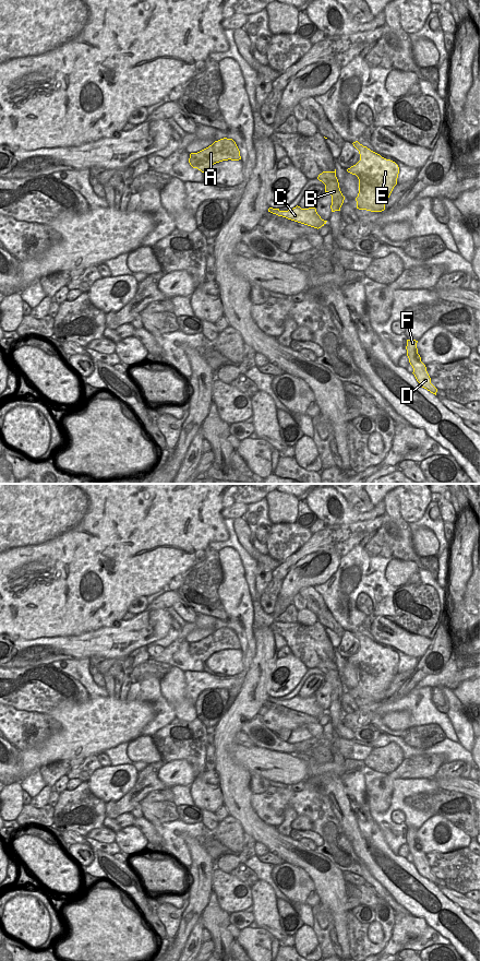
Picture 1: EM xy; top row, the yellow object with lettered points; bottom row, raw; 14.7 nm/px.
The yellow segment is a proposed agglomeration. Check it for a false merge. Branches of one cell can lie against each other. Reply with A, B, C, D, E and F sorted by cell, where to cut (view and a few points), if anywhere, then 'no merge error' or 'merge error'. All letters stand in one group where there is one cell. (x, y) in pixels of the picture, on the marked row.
groups A C D E F / B; cut xy (337, 179), (331, 179), (324, 184); merge error

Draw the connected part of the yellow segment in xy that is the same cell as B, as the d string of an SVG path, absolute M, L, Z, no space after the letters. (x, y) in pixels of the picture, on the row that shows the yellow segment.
M338 179L329 180L327 183L324 185L325 192L328 192L332 195L332 205L330 205L332 212L340 211L345 197L340 191Z

